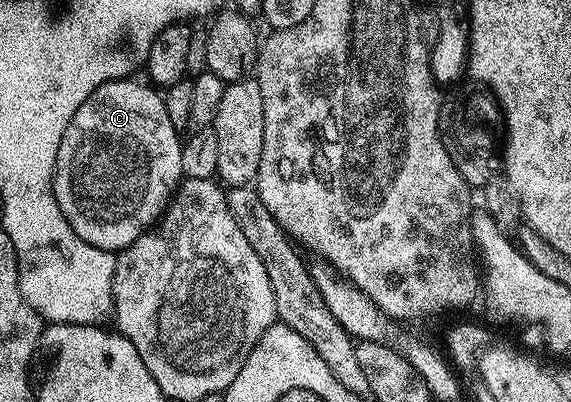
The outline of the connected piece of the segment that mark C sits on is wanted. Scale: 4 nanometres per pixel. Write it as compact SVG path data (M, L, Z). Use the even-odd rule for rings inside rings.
M122 79L103 83L71 115L59 155L55 159L53 190L59 211L71 223L71 231L91 247L116 254L127 248L139 235L153 228L169 206L177 186L181 184L181 142L179 130L167 119L165 98L144 80Z

